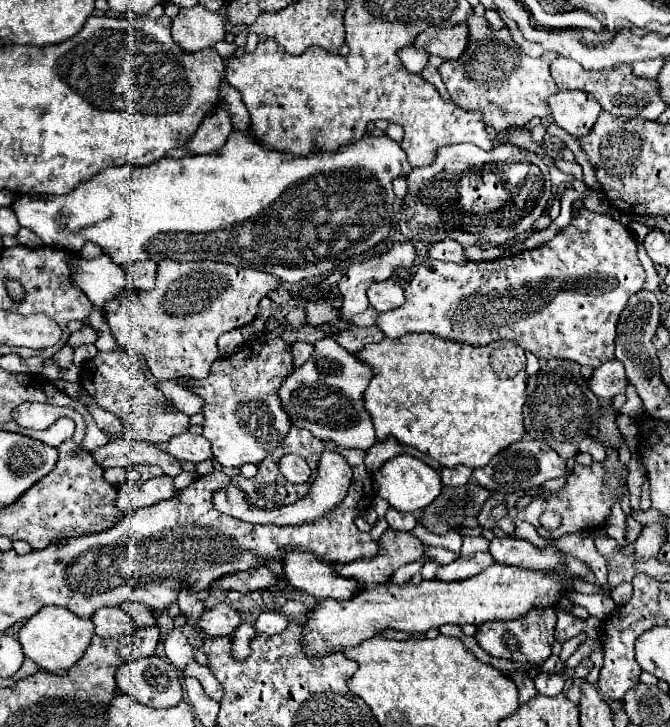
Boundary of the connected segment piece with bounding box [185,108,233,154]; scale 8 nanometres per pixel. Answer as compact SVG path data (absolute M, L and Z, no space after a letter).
M217 108L211 116L207 116L201 124L197 134L191 136L191 142L187 142L185 150L189 154L207 154L215 152L219 146L225 144L227 136L231 134L231 118L225 108Z

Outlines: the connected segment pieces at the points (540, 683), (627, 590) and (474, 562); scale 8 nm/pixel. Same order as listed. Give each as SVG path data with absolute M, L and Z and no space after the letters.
M539 672L537 678L533 680L535 688L543 696L557 696L563 690L563 678L559 674L549 674L549 672Z
M621 584L621 586L617 586L617 588L613 590L613 594L611 594L613 602L615 602L617 606L623 606L623 604L631 598L631 590L633 590L631 584Z
M487 552L461 556L461 558L453 560L451 564L441 566L435 572L435 578L443 580L443 582L457 582L457 580L463 580L463 578L471 578L471 574L479 574L479 570L485 570L491 564L493 564L493 558Z

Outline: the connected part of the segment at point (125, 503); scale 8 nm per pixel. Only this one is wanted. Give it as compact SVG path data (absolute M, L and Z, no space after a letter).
M159 476L159 478L151 478L143 484L127 484L123 486L123 500L117 500L115 506L121 512L127 510L139 510L139 508L147 508L153 506L155 502L167 500L171 498L173 492L173 480L169 476Z

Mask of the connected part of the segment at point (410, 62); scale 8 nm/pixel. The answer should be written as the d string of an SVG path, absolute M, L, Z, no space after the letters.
M407 46L399 52L399 58L403 60L403 66L409 70L409 72L421 72L429 60L429 54L427 50L419 50L415 46Z

